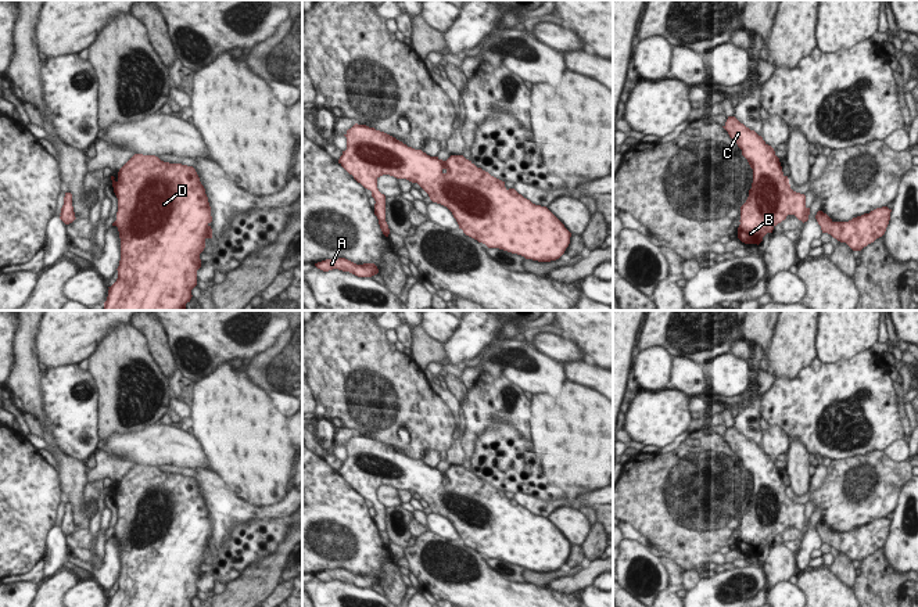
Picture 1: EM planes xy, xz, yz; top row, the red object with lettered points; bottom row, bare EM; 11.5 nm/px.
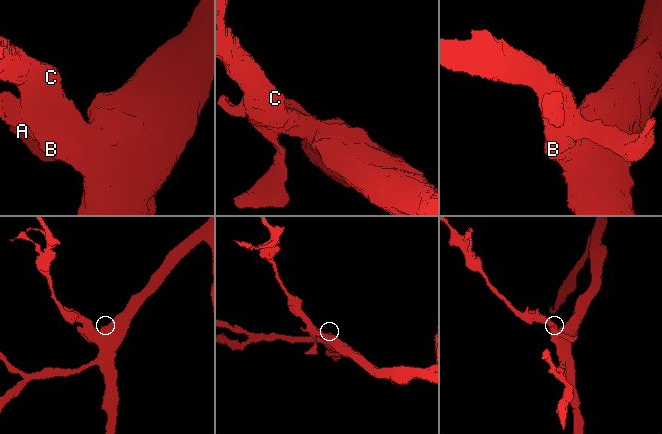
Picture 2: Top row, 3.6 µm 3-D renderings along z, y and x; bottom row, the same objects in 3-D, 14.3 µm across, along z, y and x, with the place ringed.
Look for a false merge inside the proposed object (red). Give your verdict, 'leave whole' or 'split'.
leave whole

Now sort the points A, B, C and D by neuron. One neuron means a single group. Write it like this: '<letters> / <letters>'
A B C D

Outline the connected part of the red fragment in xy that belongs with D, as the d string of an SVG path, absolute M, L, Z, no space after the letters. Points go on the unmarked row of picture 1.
M135 464L118 482L118 491L111 486L114 503L118 509L118 522L116 531L112 536L118 538L121 549L121 571L118 577L118 589L108 597L108 607L193 607L191 600L197 596L197 581L201 578L200 564L205 558L205 550L212 549L212 539L209 534L212 532L211 517L205 499L200 492L200 488L193 477L182 474L169 474L161 471L155 466Z

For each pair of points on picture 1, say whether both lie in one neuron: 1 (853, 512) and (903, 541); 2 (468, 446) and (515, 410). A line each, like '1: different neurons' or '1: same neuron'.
1: different neurons
2: same neuron

